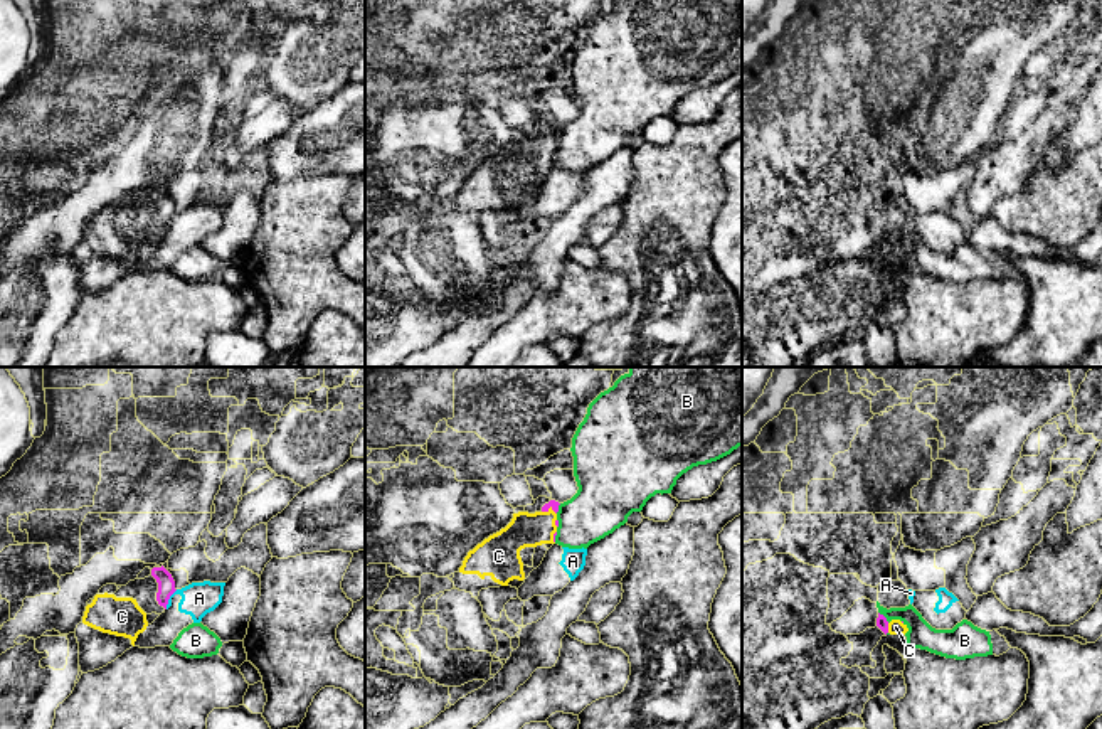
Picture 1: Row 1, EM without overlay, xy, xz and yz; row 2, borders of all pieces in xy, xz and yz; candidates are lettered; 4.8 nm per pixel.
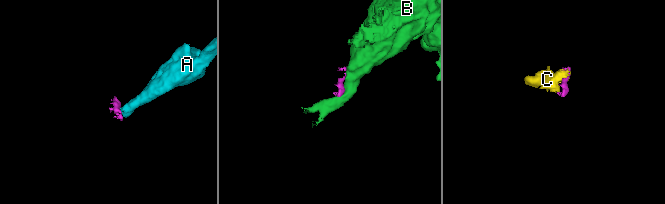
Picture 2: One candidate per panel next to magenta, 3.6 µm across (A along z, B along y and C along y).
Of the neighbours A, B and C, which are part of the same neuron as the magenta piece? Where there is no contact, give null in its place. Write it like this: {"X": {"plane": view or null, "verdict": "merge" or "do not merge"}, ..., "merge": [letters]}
{"A": {"plane": "xy", "verdict": "do not merge"}, "B": {"plane": "yz", "verdict": "do not merge"}, "C": {"plane": "yz", "verdict": "merge"}, "merge": ["C"]}

